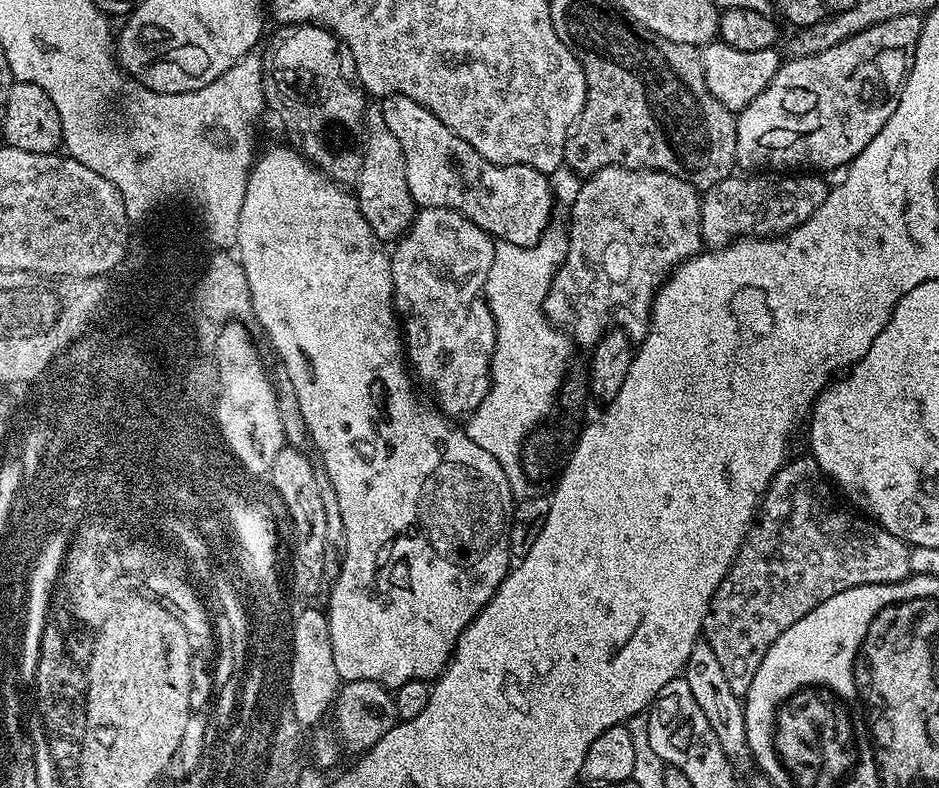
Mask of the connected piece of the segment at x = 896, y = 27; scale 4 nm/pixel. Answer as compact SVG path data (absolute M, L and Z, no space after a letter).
M920 16L890 18L886 22L878 22L866 30L862 30L862 34L854 34L854 38L846 38L846 42L842 42L838 46L830 46L830 50L822 50L822 54L785 59L780 65L778 74L774 74L770 86L766 86L766 90L762 90L762 94L758 94L758 98L754 98L754 102L750 102L750 106L743 108L736 116L737 165L741 169L748 168L744 170L812 170L808 168L817 168L820 171L817 173L820 174L827 174L835 168L847 168L854 158L858 158L858 154L862 154L862 150L866 150L866 146L870 146L874 134L878 134L878 130L882 130L882 126L886 126L890 114L894 114L894 110L898 110L900 95L904 89L908 71L911 70L914 62L914 50L918 46L921 23Z

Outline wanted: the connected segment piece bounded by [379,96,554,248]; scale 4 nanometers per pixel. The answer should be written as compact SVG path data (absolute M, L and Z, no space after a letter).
M386 96L379 107L390 134L394 134L394 138L398 138L398 146L402 146L406 182L416 205L420 208L449 208L460 212L470 218L474 226L486 230L489 236L497 241L514 242L514 246L529 248L540 241L554 215L552 187L545 173L525 164L491 164L482 158L482 154L478 154L478 150L474 150L474 146L470 146L470 142L458 138L450 126L438 122L438 118L434 118L426 106L414 102L414 98Z

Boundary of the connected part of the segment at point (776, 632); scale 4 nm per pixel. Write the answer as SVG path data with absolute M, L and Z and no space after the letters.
M804 454L801 460L794 460L785 463L768 483L744 545L737 552L728 577L720 583L714 598L709 602L708 617L704 620L703 635L710 650L714 650L714 655L725 672L730 690L734 690L734 694L741 698L748 695L758 674L758 666L762 666L774 642L778 642L778 638L795 628L798 618L806 618L806 614L810 614L814 606L854 586L902 582L913 575L910 570L909 545L890 534L880 524L857 514L851 507L843 508L832 497L833 485L811 455Z

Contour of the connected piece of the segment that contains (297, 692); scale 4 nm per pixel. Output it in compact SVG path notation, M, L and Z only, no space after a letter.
M323 611L305 612L304 617L296 617L291 625L292 646L290 649L290 673L286 683L288 685L288 696L292 702L296 720L315 720L317 716L326 711L327 704L335 700L338 691L338 677L334 670L334 654L332 653L332 643L328 633L328 618Z

